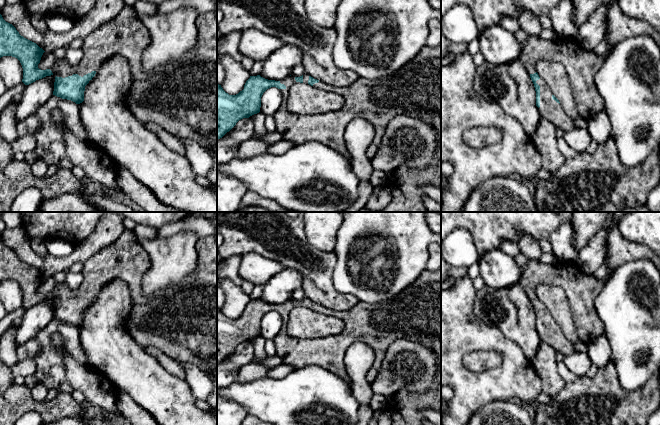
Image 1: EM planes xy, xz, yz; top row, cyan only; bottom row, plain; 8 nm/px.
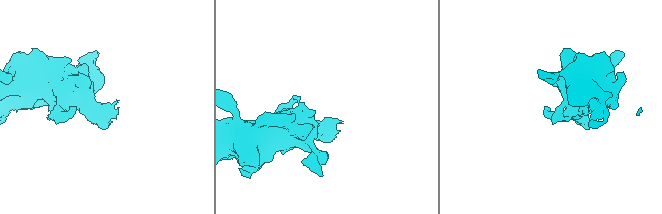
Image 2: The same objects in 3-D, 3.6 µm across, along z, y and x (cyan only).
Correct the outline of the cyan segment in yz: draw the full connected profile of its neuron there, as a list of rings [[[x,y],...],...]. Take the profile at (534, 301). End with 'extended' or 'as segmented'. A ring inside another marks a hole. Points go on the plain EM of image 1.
[[[527,260],[521,272],[520,284],[525,289],[536,315],[536,330],[541,341],[549,344],[564,357],[574,354],[575,343],[571,342],[561,331],[545,305],[536,295],[540,284],[561,287],[568,298],[572,311],[573,323],[578,332],[579,342],[589,344],[604,334],[604,326],[598,317],[594,301],[604,287],[609,275],[599,280],[588,275],[577,262],[558,261],[546,265],[538,260]]]; extended

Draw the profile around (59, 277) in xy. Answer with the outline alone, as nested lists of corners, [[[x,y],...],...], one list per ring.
[[[75,263],[73,264],[67,271],[62,270],[60,272],[57,272],[55,274],[50,275],[55,282],[57,283],[64,283],[65,279],[67,277],[67,273],[68,272],[72,272],[72,273],[81,273],[83,270],[83,264],[82,263]]]

